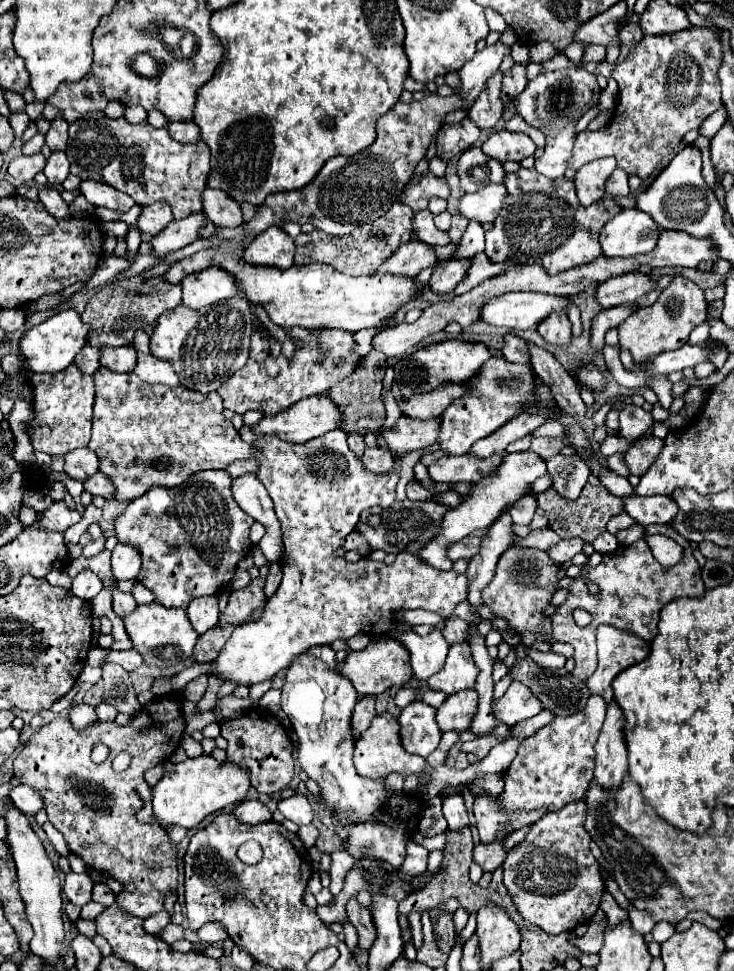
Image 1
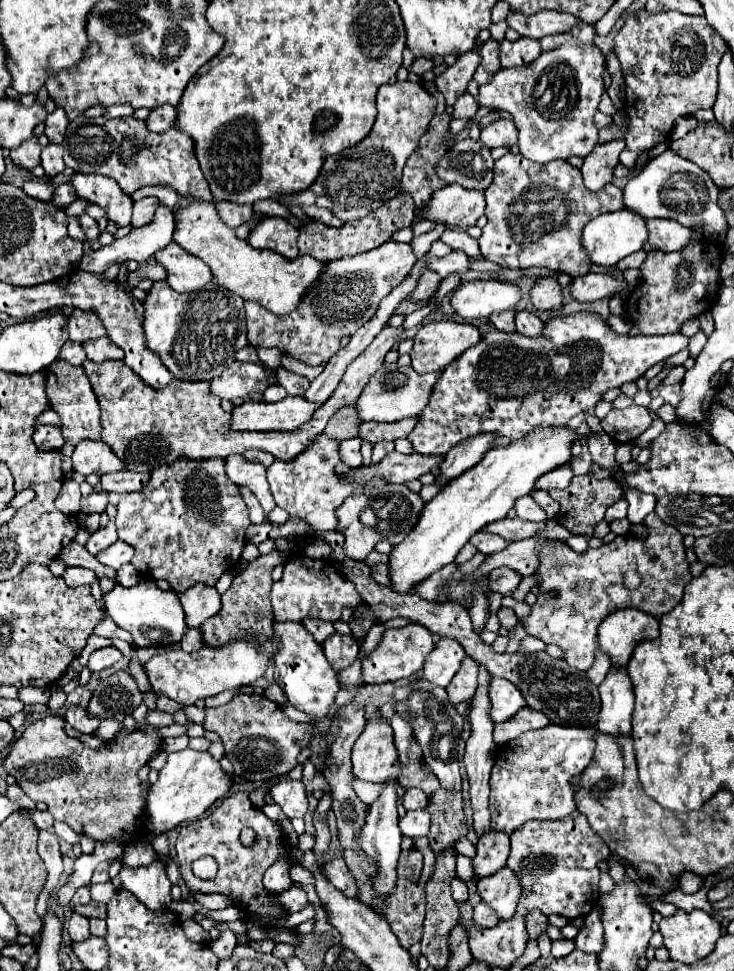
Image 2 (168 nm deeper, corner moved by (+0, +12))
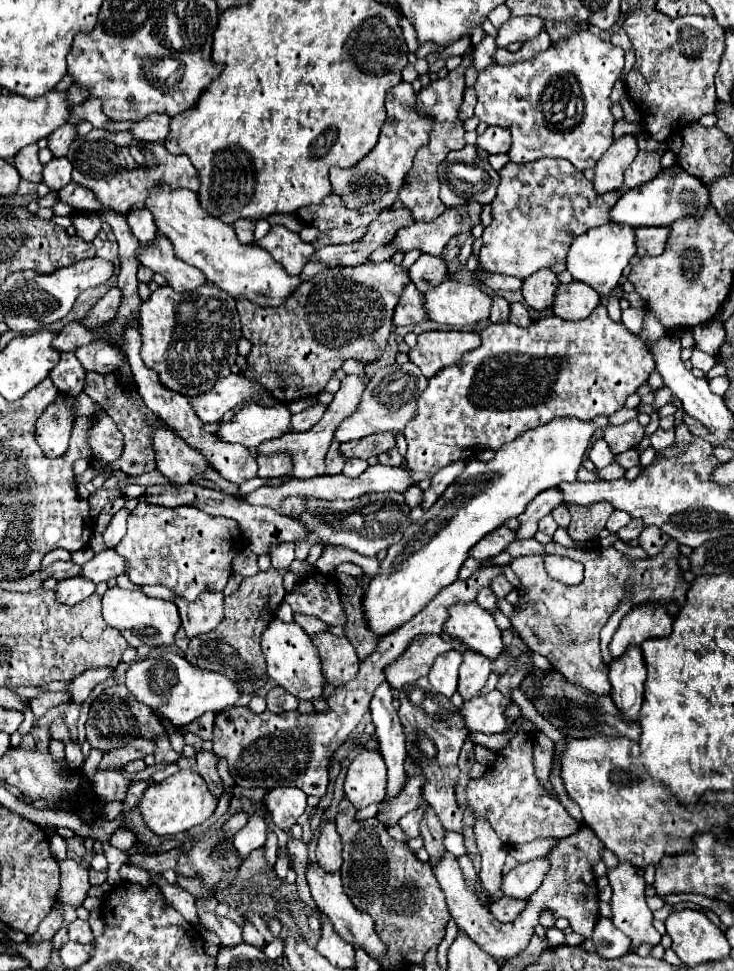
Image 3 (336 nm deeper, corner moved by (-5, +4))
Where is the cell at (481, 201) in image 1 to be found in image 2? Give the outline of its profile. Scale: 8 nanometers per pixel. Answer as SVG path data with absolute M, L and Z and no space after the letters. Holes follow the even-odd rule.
M455 183L435 191L429 201L421 205L417 211L419 219L427 219L433 223L455 225L455 227L471 227L485 213L483 191L467 191Z

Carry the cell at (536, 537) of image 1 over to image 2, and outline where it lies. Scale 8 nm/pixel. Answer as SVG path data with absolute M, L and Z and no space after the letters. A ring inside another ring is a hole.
M515 517L515 519L499 519L499 523L487 525L485 531L501 535L507 541L519 541L519 539L533 537L535 531L541 527L545 527L545 523L529 523L529 521Z

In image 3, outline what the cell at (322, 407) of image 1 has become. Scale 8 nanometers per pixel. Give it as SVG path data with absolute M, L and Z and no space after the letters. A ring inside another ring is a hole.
M250 401L230 421L222 421L218 435L228 443L240 443L248 449L254 449L268 439L290 433L290 419L292 413L282 403L276 403L272 407L260 407Z

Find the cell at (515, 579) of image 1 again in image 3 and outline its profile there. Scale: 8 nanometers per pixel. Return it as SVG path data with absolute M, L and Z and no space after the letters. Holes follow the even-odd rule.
M500 575L500 577L496 577L496 579L492 579L492 585L490 585L490 589L494 591L494 595L498 597L498 599L504 599L514 587L508 583L508 579L504 577L504 575Z

